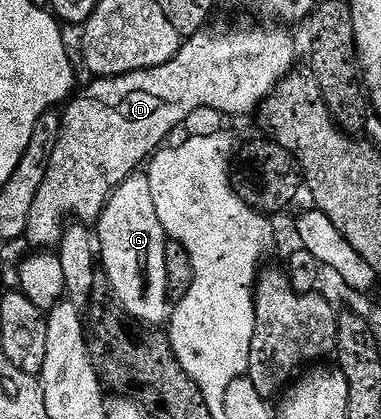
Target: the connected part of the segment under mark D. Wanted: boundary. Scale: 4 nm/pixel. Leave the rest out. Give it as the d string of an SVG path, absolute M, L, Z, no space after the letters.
M250 21L214 28L204 28L195 37L185 38L178 54L158 69L141 69L122 77L100 77L91 80L87 89L77 90L76 96L65 106L62 134L56 139L56 151L52 151L52 159L48 159L48 175L44 175L44 183L40 183L40 192L28 215L24 241L31 245L31 250L50 251L61 245L64 226L71 219L78 223L97 222L116 187L139 172L158 152L165 142L162 140L173 129L181 130L193 112L211 108L227 118L242 117L253 109L255 112L278 82L295 68L294 41L282 30L285 28L269 29Z

